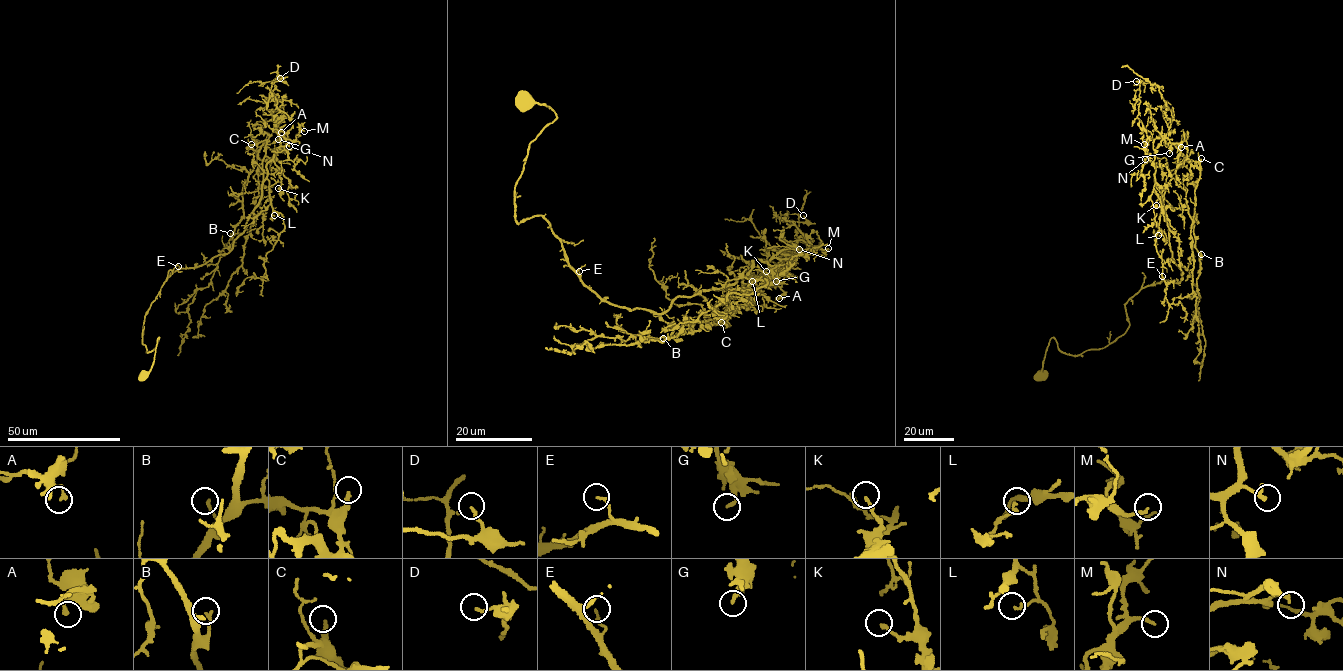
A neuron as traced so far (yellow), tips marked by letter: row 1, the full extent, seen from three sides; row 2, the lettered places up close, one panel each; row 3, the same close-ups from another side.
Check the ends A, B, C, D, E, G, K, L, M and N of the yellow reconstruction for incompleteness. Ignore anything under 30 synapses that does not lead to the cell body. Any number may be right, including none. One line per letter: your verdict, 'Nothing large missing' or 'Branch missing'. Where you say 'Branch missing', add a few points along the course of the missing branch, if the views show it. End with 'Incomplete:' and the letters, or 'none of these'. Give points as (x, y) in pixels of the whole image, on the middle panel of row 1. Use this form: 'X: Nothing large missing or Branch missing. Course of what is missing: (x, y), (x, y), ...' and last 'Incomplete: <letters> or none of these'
A: Nothing large missing
B: Nothing large missing
C: Nothing large missing
D: Nothing large missing
E: Nothing large missing
G: Nothing large missing
K: Nothing large missing
L: Nothing large missing
M: Nothing large missing
N: Branch missing. Course of what is missing: (799, 249), (807, 239), (798, 228), (780, 224)
Incomplete: N

